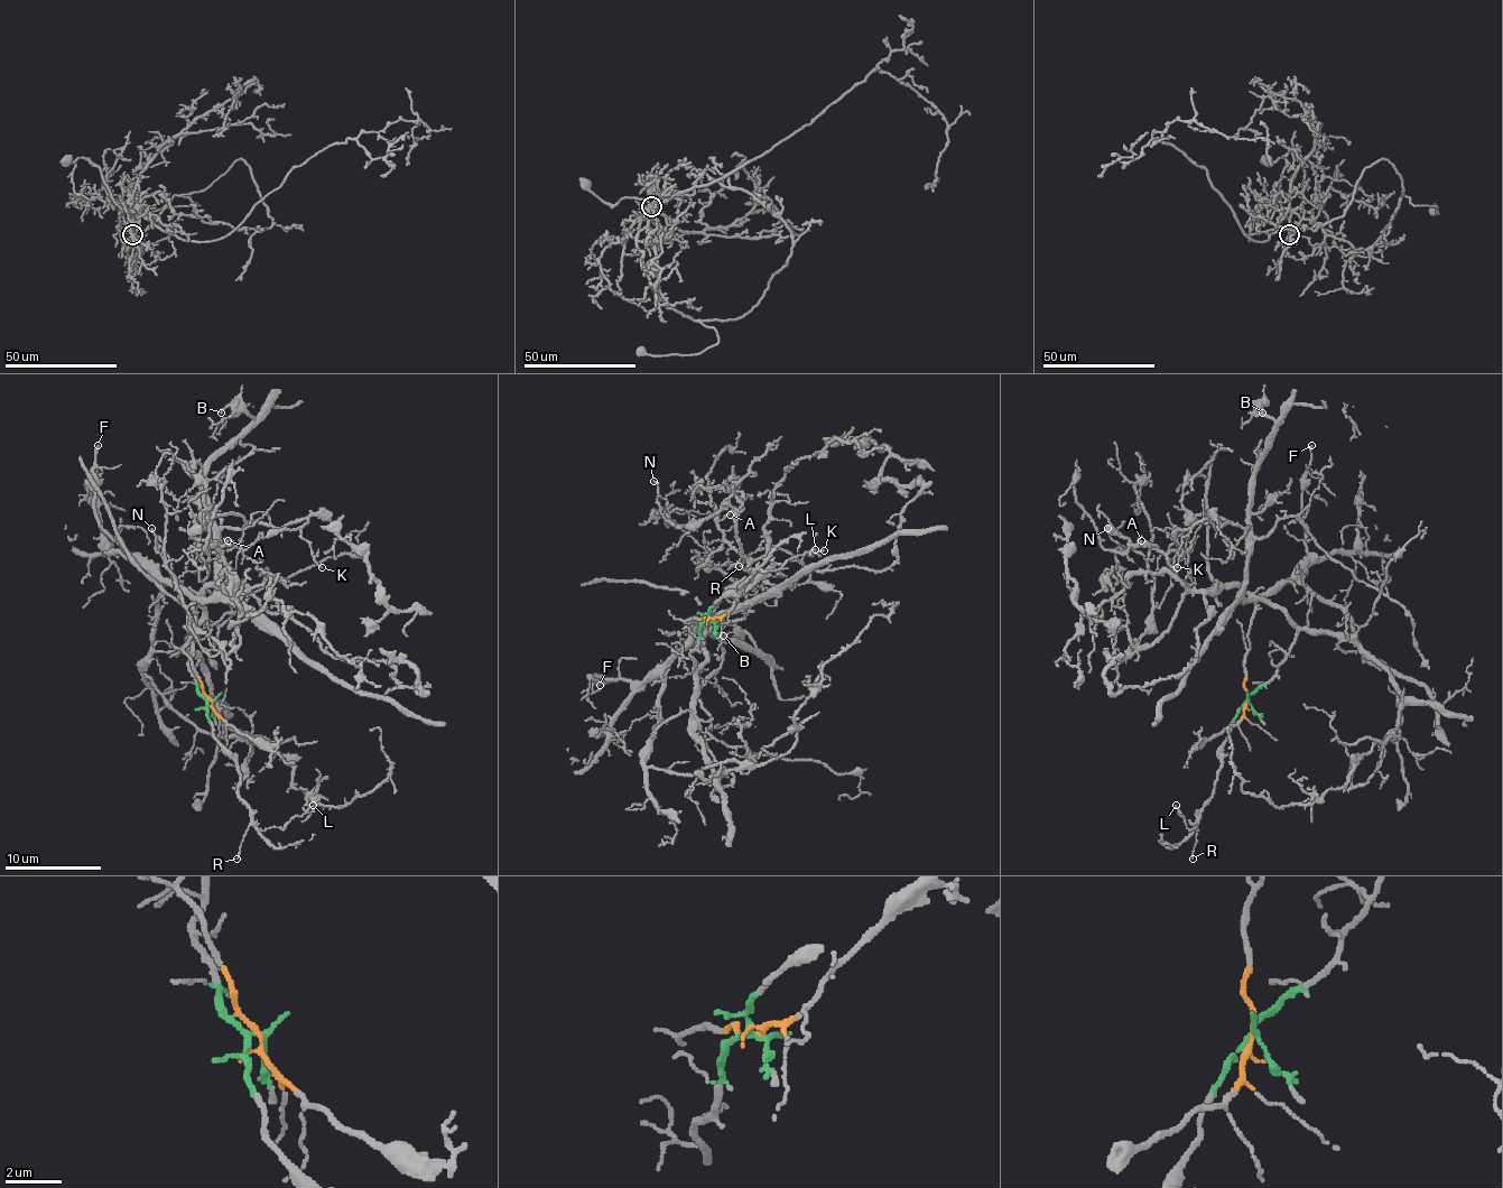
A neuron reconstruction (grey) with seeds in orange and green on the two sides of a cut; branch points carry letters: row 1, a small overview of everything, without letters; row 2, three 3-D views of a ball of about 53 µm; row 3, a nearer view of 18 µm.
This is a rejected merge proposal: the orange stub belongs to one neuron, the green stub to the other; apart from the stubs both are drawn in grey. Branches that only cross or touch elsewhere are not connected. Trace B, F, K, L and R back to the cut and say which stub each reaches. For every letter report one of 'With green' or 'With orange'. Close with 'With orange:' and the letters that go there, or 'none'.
B: With orange
F: With orange
K: With orange
L: With green
R: With green
With orange: B, F, K

